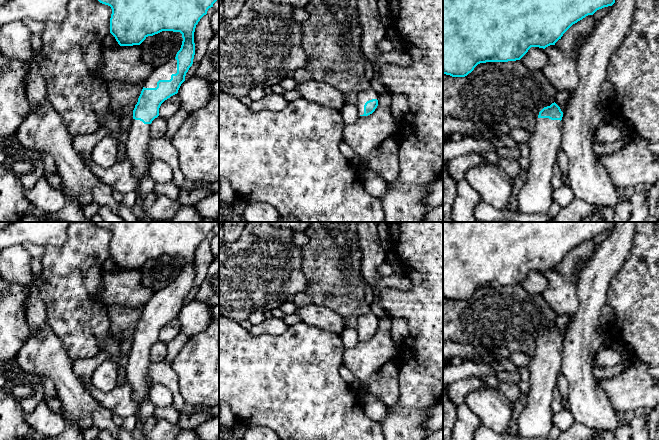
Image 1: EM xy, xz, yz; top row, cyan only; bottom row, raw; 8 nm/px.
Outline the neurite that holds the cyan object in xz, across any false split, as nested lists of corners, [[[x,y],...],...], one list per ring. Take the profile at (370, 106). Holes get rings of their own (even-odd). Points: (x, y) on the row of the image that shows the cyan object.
[[[373,90],[362,91],[358,94],[357,104],[360,116],[372,114],[378,106],[378,100]]]

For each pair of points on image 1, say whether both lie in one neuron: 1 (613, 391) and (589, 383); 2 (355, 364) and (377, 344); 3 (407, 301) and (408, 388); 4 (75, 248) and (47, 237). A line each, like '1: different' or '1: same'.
1: different
2: same
3: same
4: different

